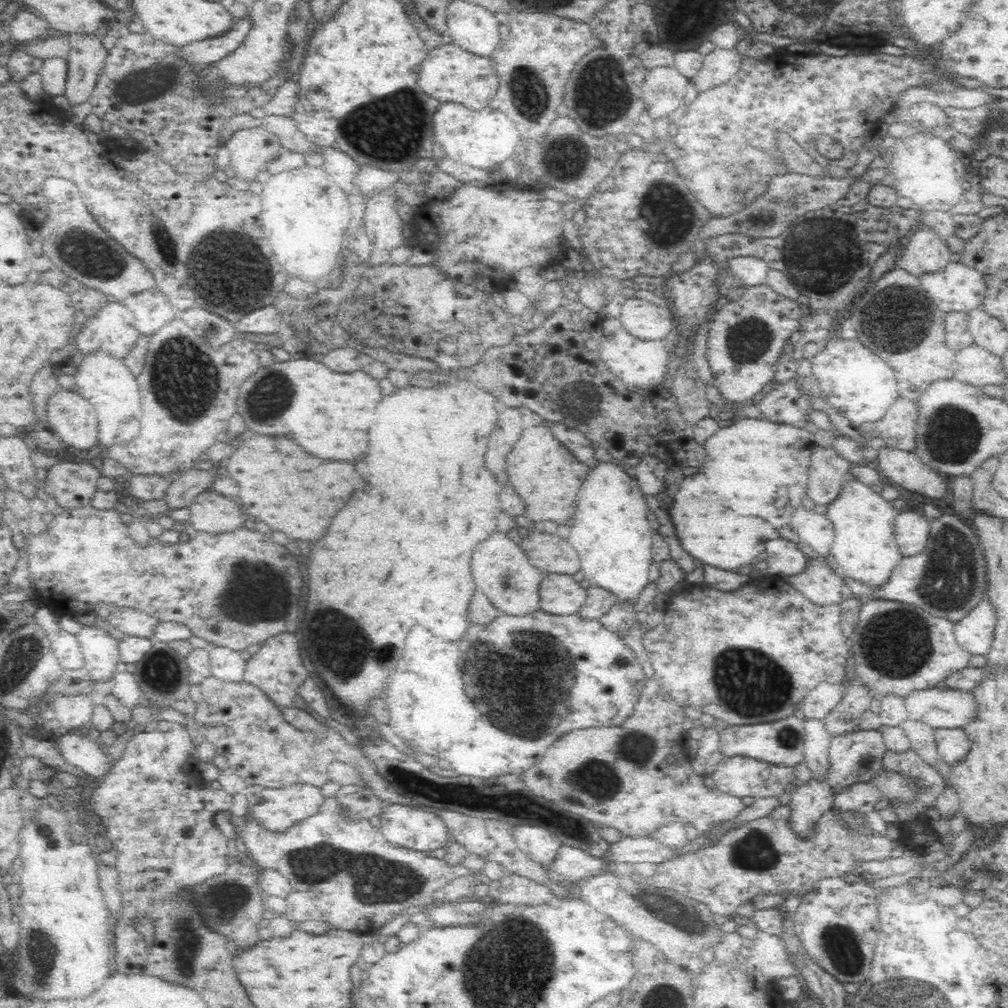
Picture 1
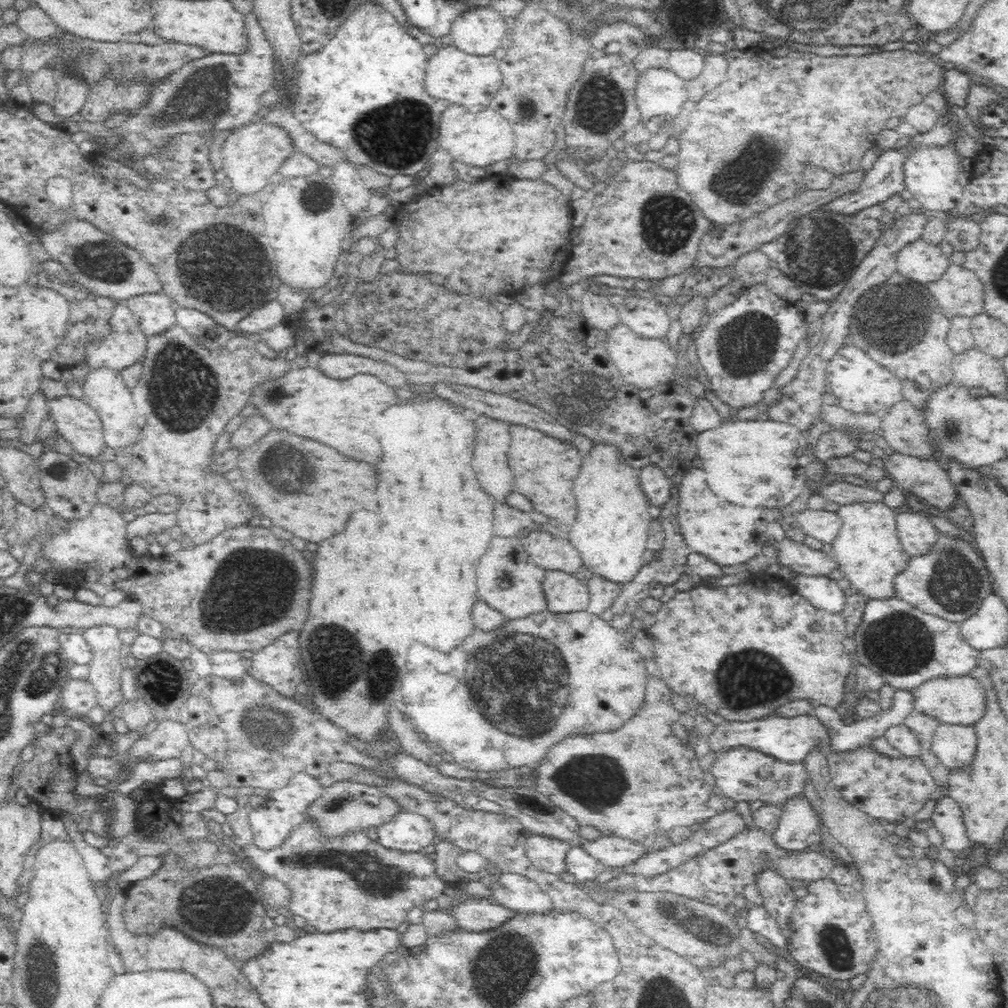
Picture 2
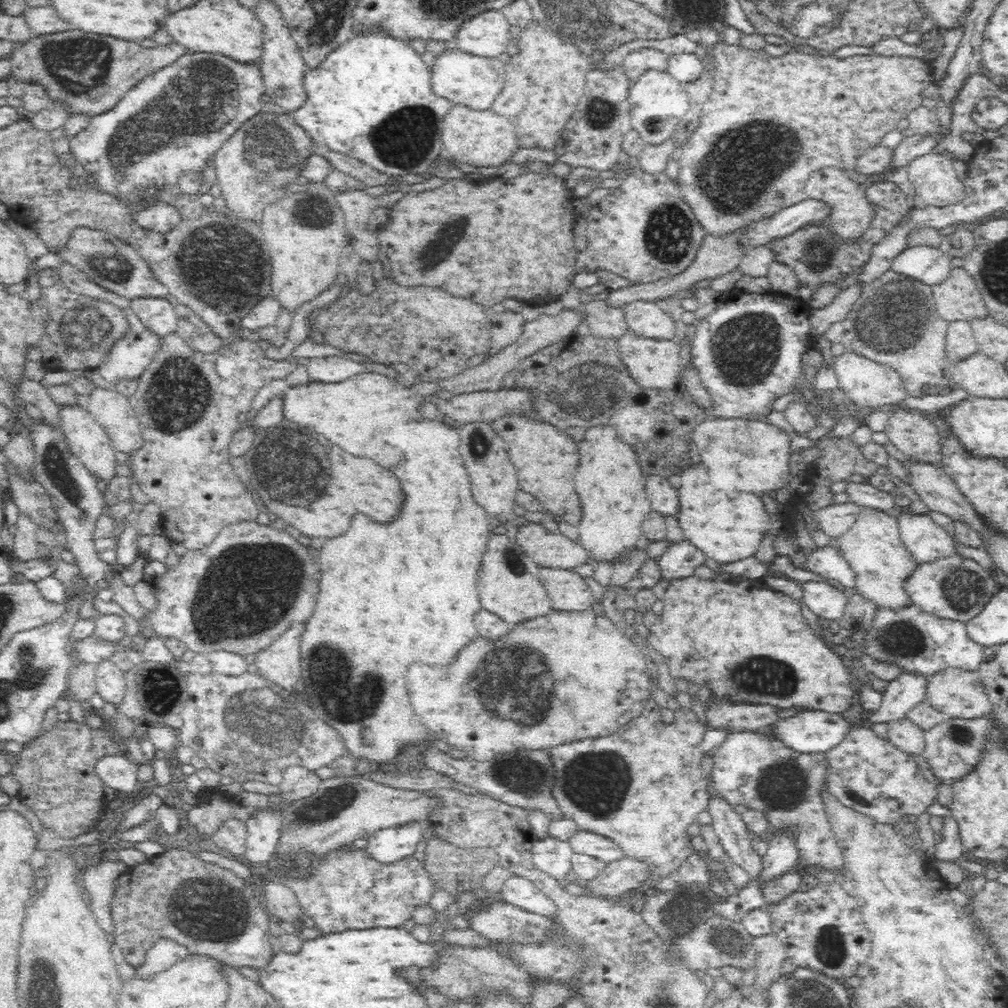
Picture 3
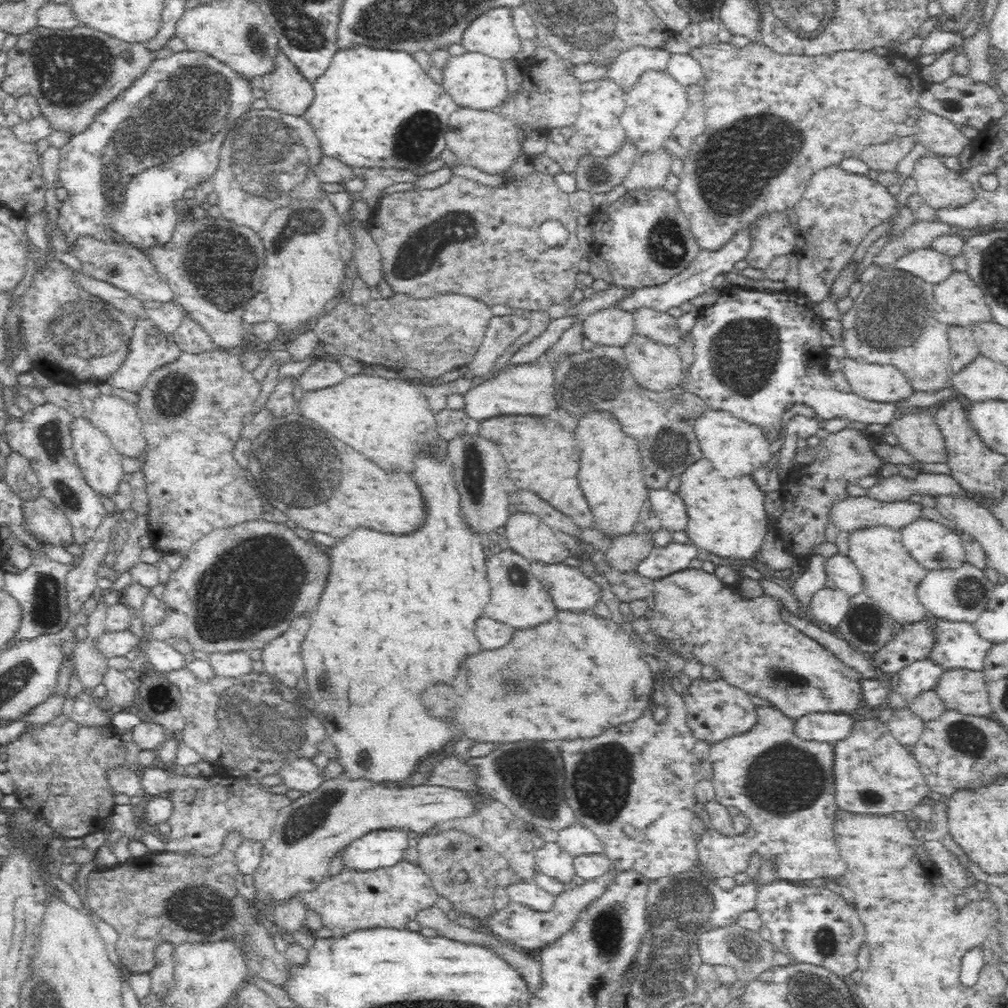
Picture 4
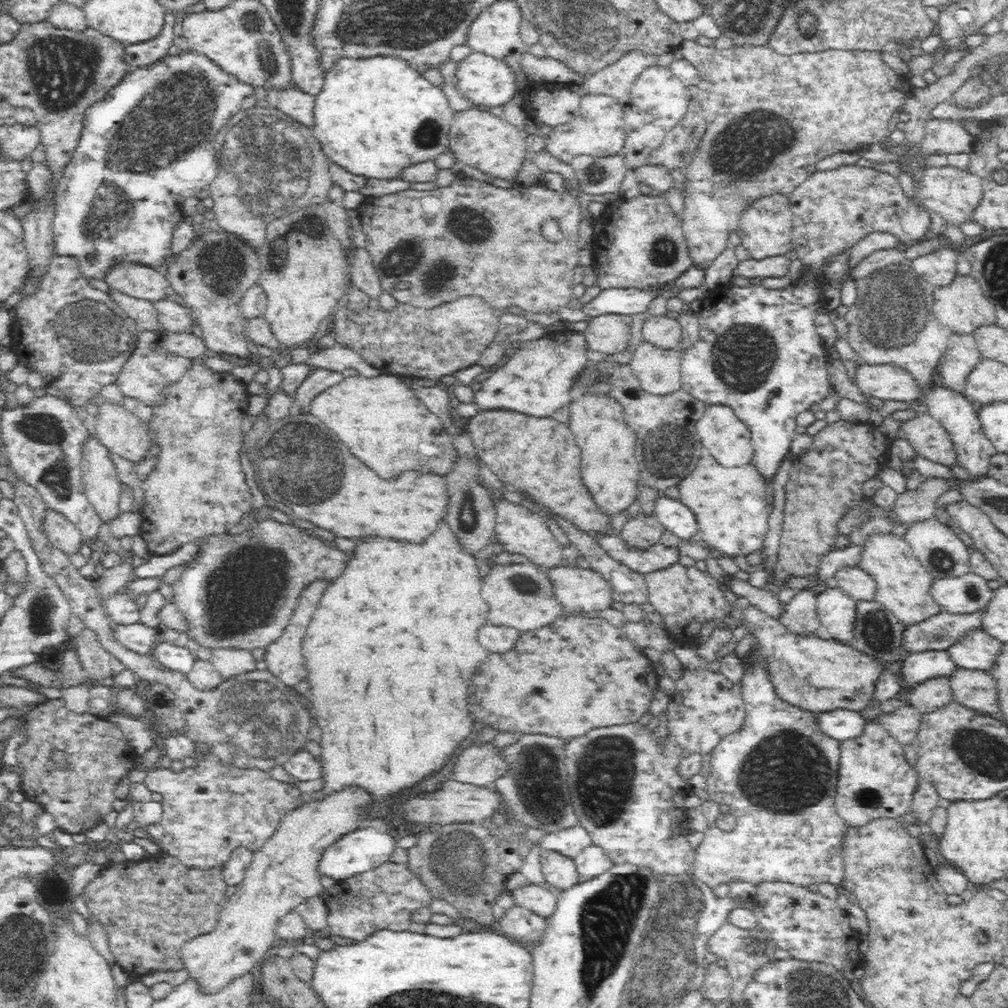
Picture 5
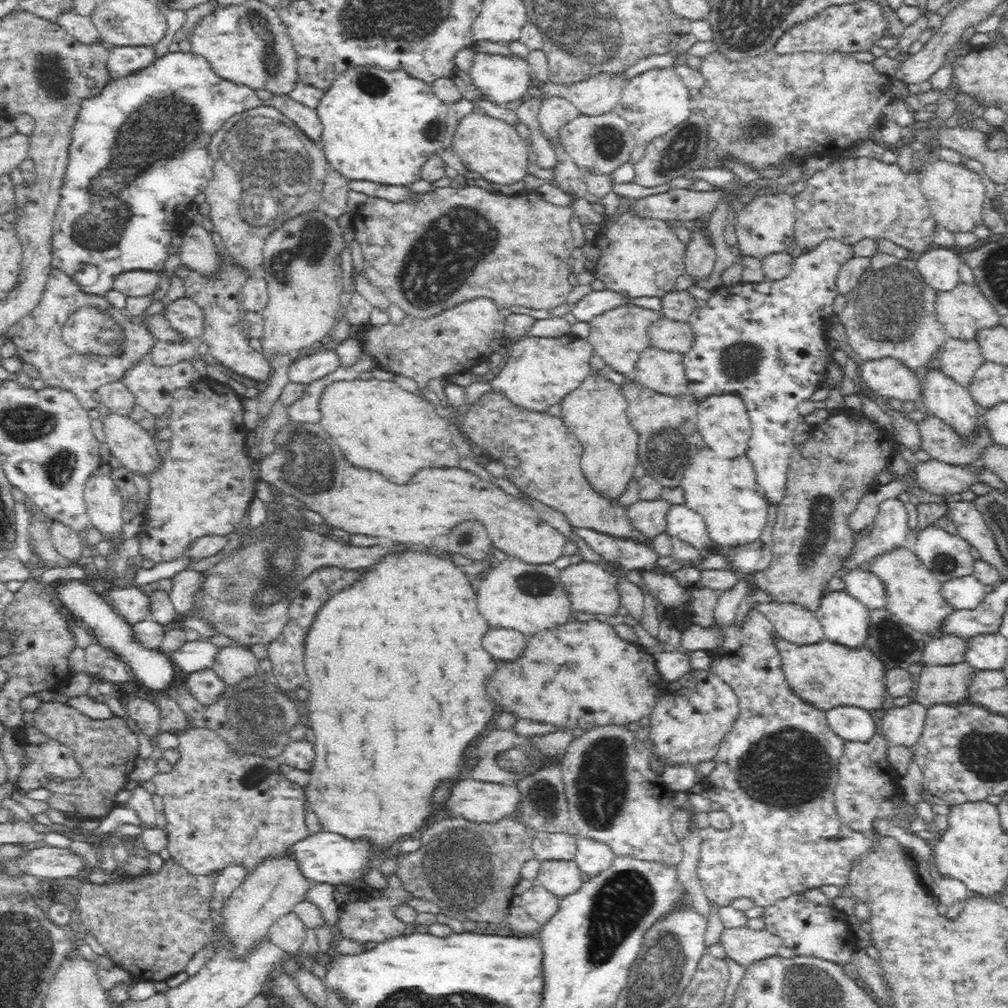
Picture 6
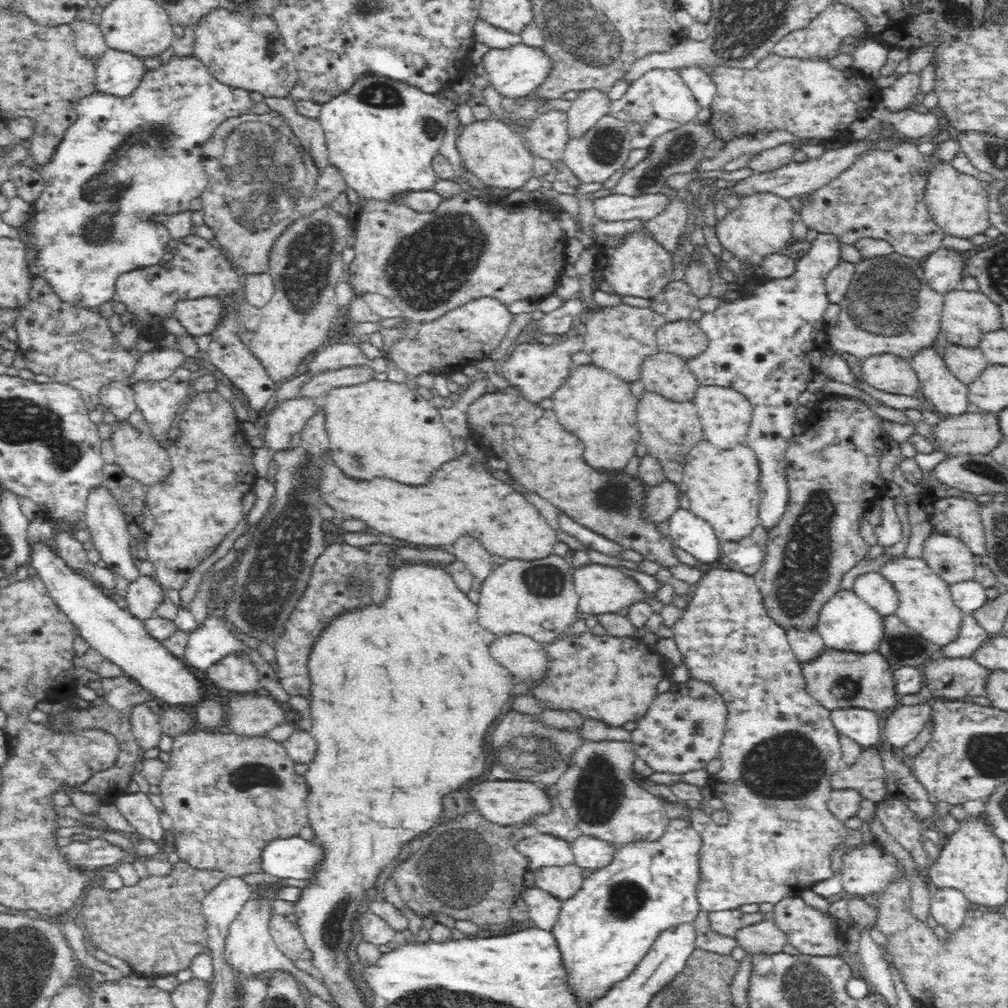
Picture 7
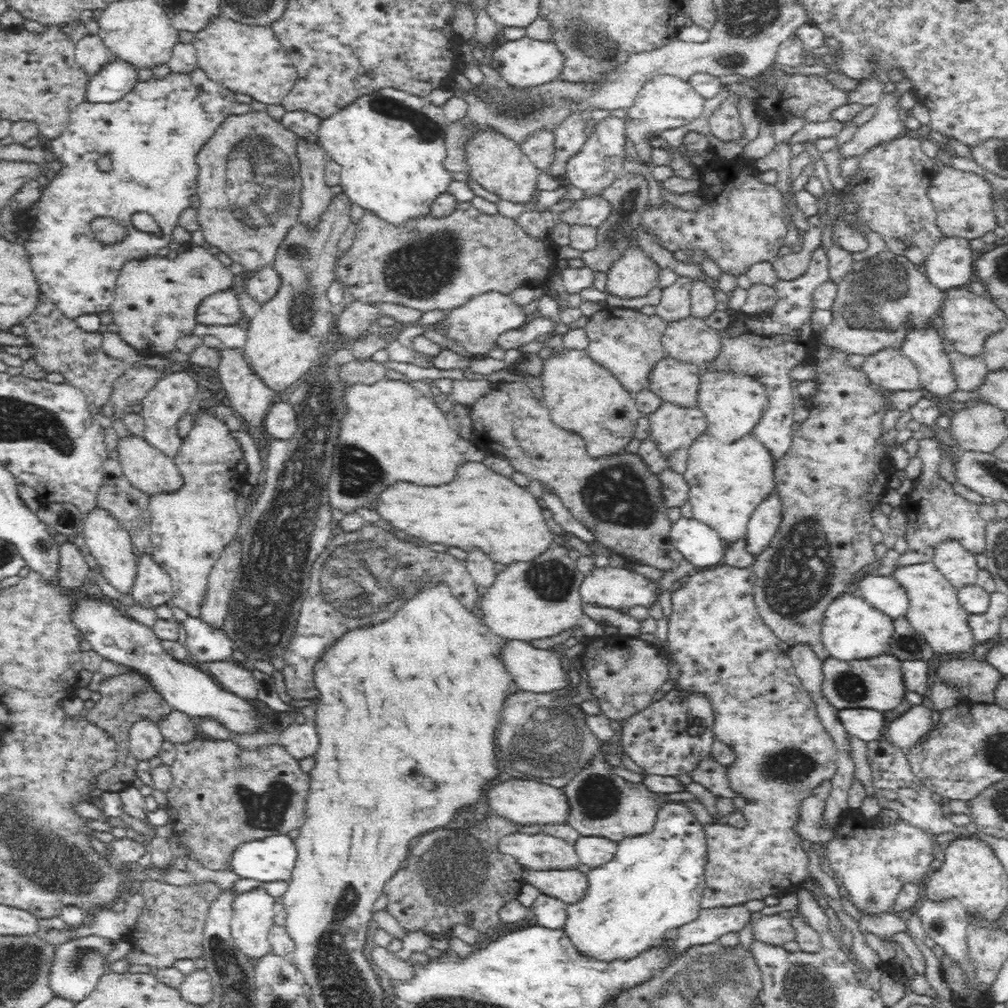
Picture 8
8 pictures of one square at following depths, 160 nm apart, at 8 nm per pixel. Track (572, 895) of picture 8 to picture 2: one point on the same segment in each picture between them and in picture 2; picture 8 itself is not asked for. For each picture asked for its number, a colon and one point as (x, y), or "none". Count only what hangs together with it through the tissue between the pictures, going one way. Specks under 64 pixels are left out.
2: (549, 854)
3: (551, 855)
4: (552, 860)
5: (560, 871)
6: (561, 877)
7: (562, 881)

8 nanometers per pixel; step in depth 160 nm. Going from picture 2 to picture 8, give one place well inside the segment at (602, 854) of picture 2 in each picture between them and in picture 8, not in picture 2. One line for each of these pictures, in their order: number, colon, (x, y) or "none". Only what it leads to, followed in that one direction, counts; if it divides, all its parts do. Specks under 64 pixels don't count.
3: (589, 843)
4: (576, 839)
5: (570, 842)
6: (559, 846)
7: (542, 849)
8: (541, 851)

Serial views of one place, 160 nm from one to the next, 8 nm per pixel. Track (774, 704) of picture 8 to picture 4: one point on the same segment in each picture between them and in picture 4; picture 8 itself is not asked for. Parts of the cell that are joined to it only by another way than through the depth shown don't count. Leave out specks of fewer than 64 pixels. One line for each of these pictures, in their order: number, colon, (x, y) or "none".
4: (786, 786)
5: (771, 775)
6: (774, 777)
7: (780, 750)

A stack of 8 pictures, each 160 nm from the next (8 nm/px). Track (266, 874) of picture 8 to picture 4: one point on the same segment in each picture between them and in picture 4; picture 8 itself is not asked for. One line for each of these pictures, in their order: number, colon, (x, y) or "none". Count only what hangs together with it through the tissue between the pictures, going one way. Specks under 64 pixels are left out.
4: (379, 849)
5: (361, 851)
6: (331, 857)
7: (294, 857)

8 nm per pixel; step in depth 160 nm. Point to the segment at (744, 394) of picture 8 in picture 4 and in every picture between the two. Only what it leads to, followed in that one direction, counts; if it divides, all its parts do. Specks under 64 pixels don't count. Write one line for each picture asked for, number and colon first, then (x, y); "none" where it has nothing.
4: (735, 447)
5: (728, 440)
6: (723, 423)
7: (726, 416)

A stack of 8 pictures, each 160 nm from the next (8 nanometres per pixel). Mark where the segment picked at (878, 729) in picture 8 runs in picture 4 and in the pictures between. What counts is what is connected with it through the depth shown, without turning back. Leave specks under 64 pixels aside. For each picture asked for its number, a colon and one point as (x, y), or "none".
4: (818, 727)
5: (841, 725)
6: (852, 724)
7: (862, 726)

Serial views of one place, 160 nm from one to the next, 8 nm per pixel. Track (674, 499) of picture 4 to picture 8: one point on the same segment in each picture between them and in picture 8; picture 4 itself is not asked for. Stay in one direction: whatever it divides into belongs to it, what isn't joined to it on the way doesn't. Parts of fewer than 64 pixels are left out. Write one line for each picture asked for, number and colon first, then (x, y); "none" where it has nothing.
5: (673, 515)
6: (684, 523)
7: (693, 534)
8: (699, 544)

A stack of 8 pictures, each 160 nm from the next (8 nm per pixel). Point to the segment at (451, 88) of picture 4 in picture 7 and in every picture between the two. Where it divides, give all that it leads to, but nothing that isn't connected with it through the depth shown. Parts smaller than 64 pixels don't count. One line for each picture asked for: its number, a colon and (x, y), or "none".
5: (487, 82)
6: (503, 80)
7: (515, 72)

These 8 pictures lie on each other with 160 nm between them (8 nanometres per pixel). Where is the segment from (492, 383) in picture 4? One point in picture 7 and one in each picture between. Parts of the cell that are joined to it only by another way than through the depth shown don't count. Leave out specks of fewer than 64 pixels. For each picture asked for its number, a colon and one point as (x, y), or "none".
5: (536, 380)
6: (539, 372)
7: (537, 370)

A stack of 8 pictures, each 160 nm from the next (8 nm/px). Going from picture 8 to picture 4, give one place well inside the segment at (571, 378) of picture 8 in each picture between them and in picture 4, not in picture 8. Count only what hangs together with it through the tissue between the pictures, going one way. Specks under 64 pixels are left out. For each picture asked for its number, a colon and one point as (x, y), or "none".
4: (610, 476)
5: (610, 469)
6: (595, 412)
7: (598, 407)

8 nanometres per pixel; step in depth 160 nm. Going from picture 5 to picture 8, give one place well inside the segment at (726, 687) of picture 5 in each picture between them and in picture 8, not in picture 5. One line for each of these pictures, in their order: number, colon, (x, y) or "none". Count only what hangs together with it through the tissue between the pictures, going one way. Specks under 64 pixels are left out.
6: (689, 721)
7: (683, 730)
8: (671, 737)

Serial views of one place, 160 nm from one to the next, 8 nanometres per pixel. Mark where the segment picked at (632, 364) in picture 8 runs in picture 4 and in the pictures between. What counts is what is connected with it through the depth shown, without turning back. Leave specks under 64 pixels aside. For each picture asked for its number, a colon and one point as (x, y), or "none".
4: (614, 326)
5: (608, 333)
6: (618, 336)
7: (617, 339)

